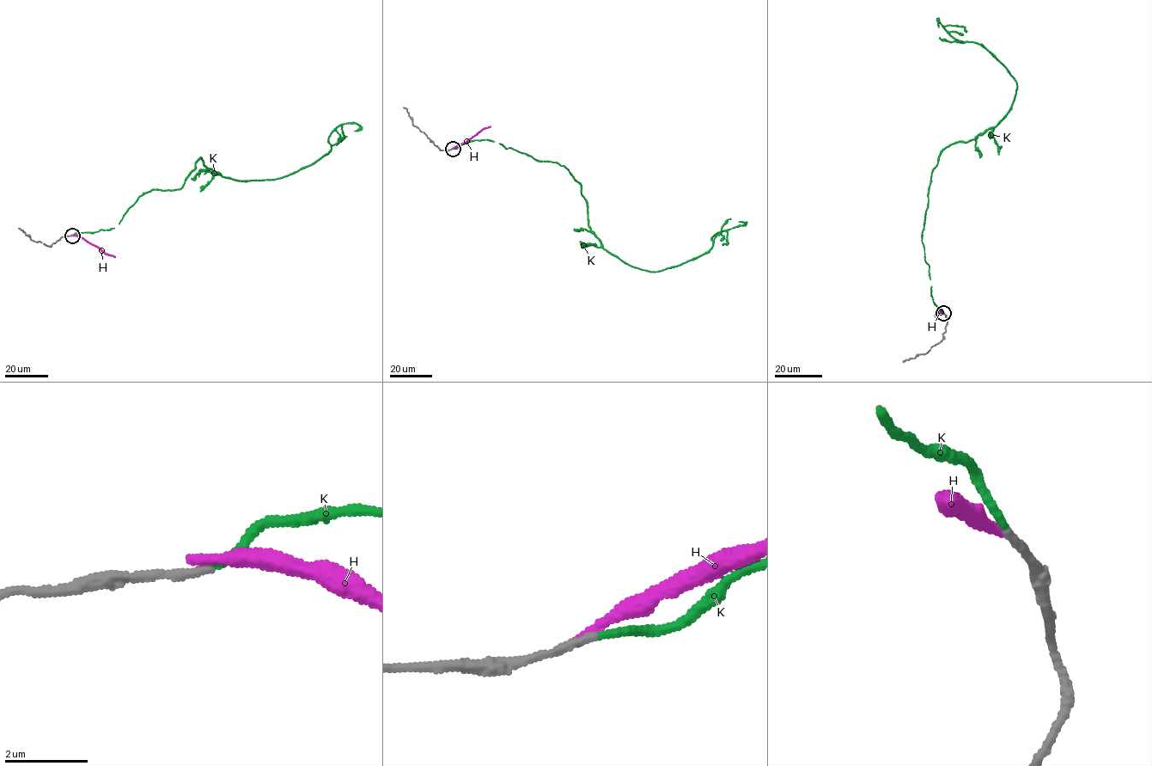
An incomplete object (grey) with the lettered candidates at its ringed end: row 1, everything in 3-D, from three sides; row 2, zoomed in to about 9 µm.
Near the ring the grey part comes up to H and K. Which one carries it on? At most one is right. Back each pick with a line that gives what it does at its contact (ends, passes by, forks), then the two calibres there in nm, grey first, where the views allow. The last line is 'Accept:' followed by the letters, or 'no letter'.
K: it ends | 200/180 nm
Accept: K

